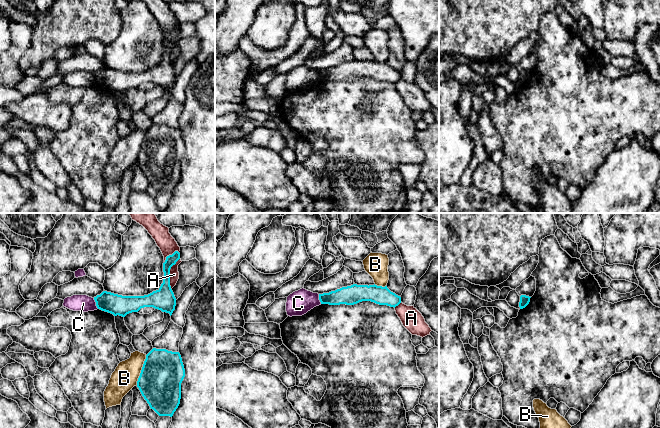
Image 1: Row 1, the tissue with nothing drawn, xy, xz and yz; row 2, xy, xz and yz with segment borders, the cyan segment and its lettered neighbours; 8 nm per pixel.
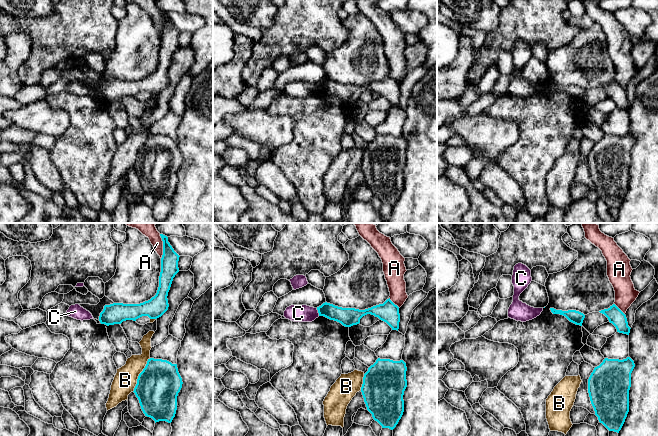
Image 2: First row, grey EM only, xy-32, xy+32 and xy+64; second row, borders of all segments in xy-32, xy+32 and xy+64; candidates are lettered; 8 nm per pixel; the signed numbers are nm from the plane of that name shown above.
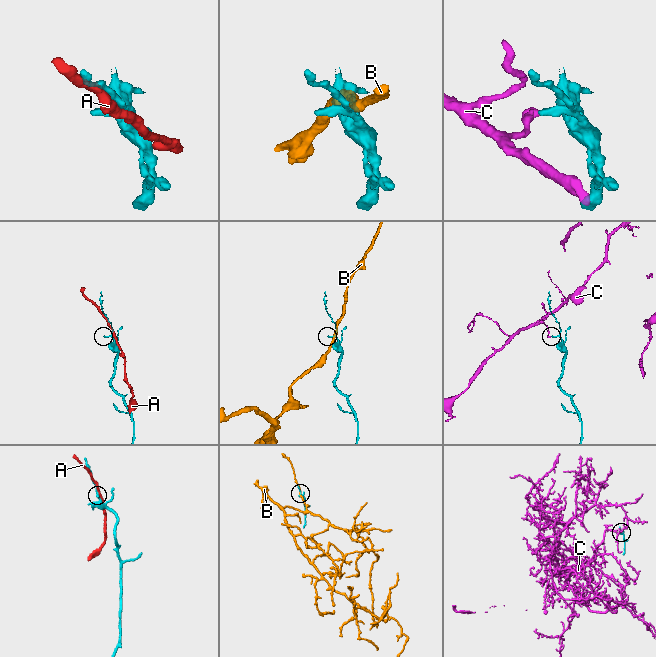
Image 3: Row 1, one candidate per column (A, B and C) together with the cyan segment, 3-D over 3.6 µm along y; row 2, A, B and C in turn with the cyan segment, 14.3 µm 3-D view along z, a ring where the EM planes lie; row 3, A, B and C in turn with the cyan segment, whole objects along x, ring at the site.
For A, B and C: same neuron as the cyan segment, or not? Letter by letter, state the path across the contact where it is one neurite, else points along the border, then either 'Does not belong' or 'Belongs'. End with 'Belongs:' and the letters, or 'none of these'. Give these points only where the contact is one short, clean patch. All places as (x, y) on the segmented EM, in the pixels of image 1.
A: Does not belong
B: Does not belong
C: Boundary: xy (93, 298), (98, 308). Does not belong
Belongs: none of these

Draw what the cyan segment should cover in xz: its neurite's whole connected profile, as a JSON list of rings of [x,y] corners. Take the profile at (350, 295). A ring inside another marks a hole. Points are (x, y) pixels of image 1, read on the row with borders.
[[[357,285],[342,287],[329,293],[319,294],[321,304],[354,305],[362,301],[371,301],[379,305],[396,307],[401,303],[401,297],[391,292],[387,286]]]

